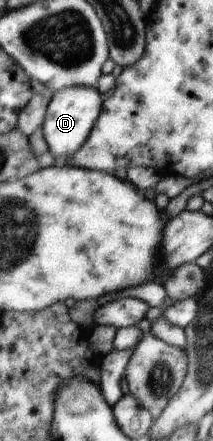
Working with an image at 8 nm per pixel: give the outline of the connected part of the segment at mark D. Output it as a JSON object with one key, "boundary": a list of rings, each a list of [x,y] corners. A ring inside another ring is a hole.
{"boundary":[[[68,86],[53,92],[43,117],[42,135],[47,143],[47,151],[54,163],[63,163],[68,156],[82,148],[97,117],[101,113],[102,99],[96,87]]]}

